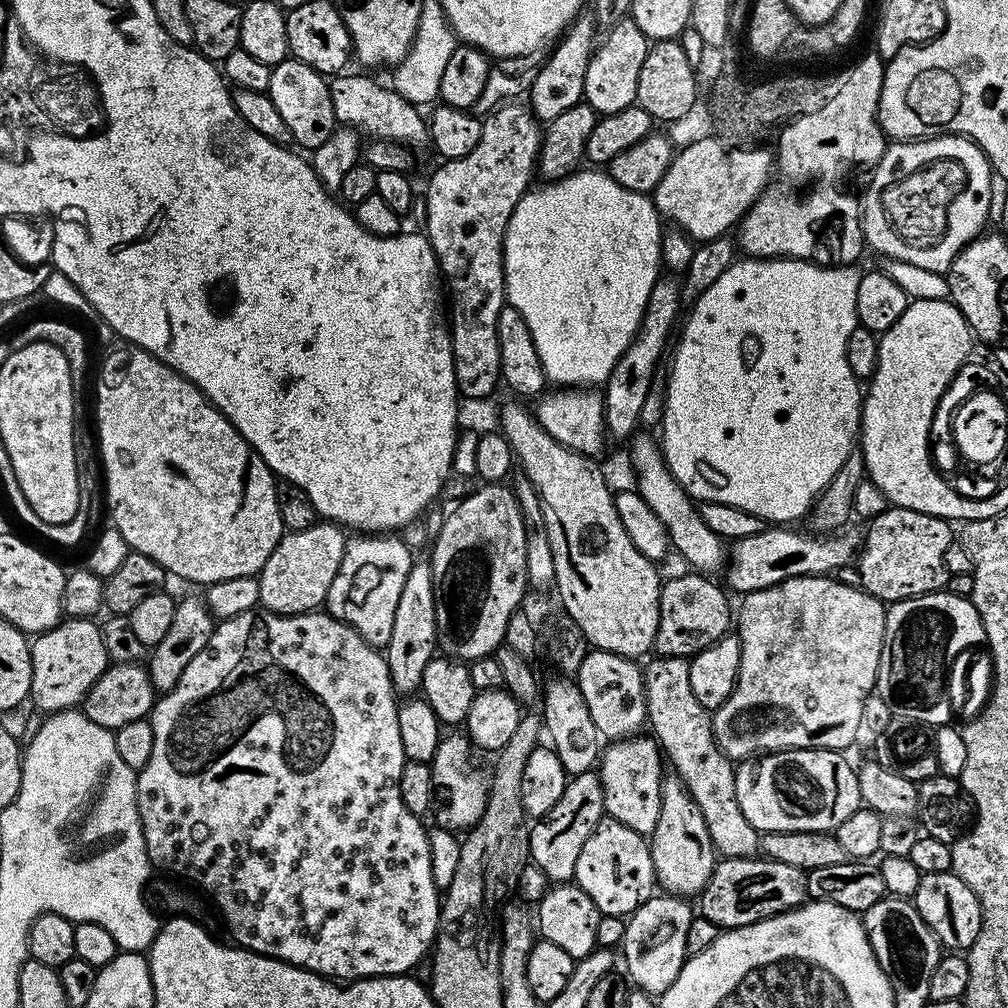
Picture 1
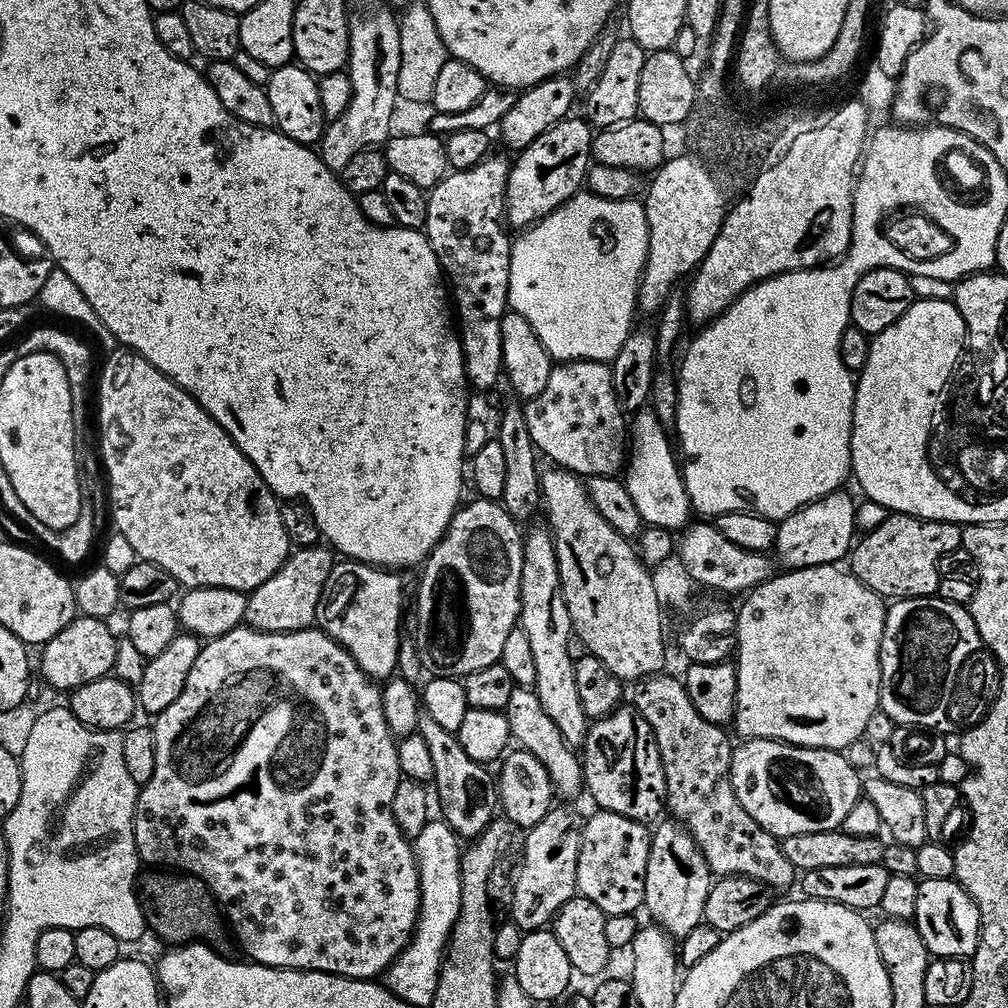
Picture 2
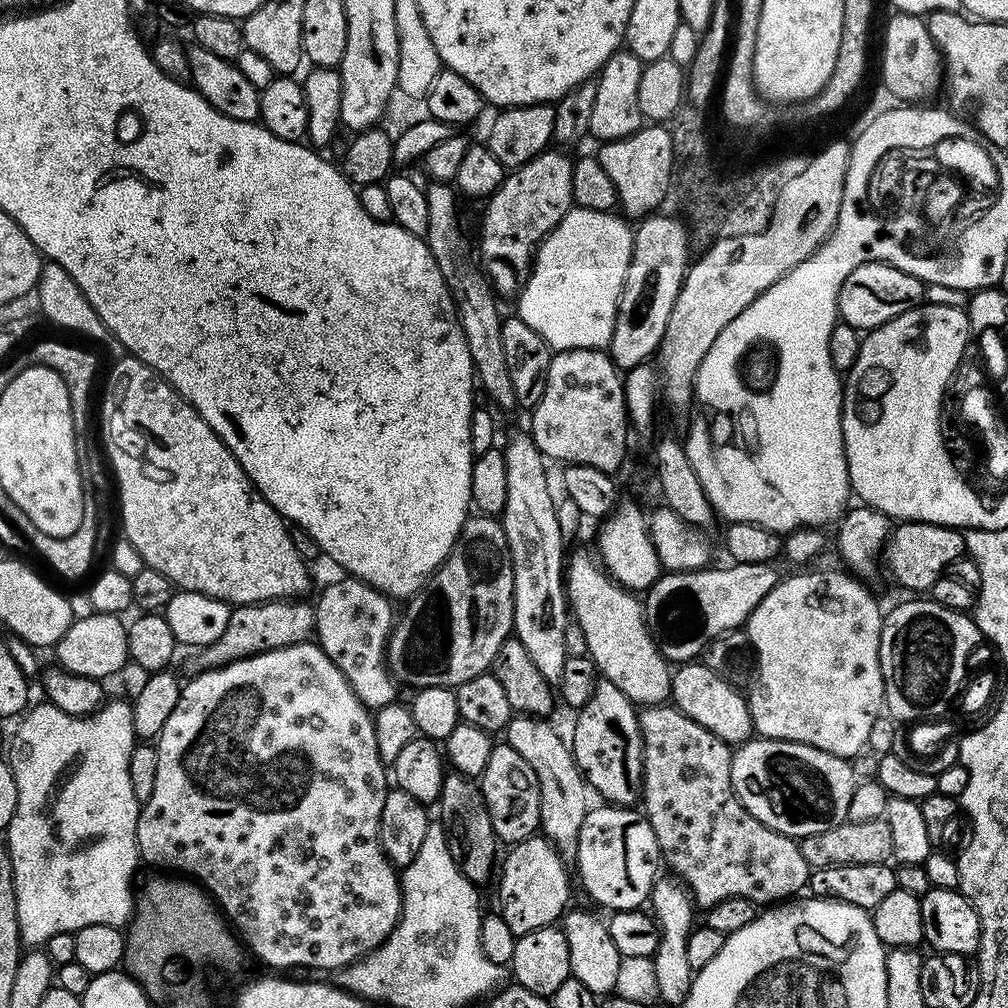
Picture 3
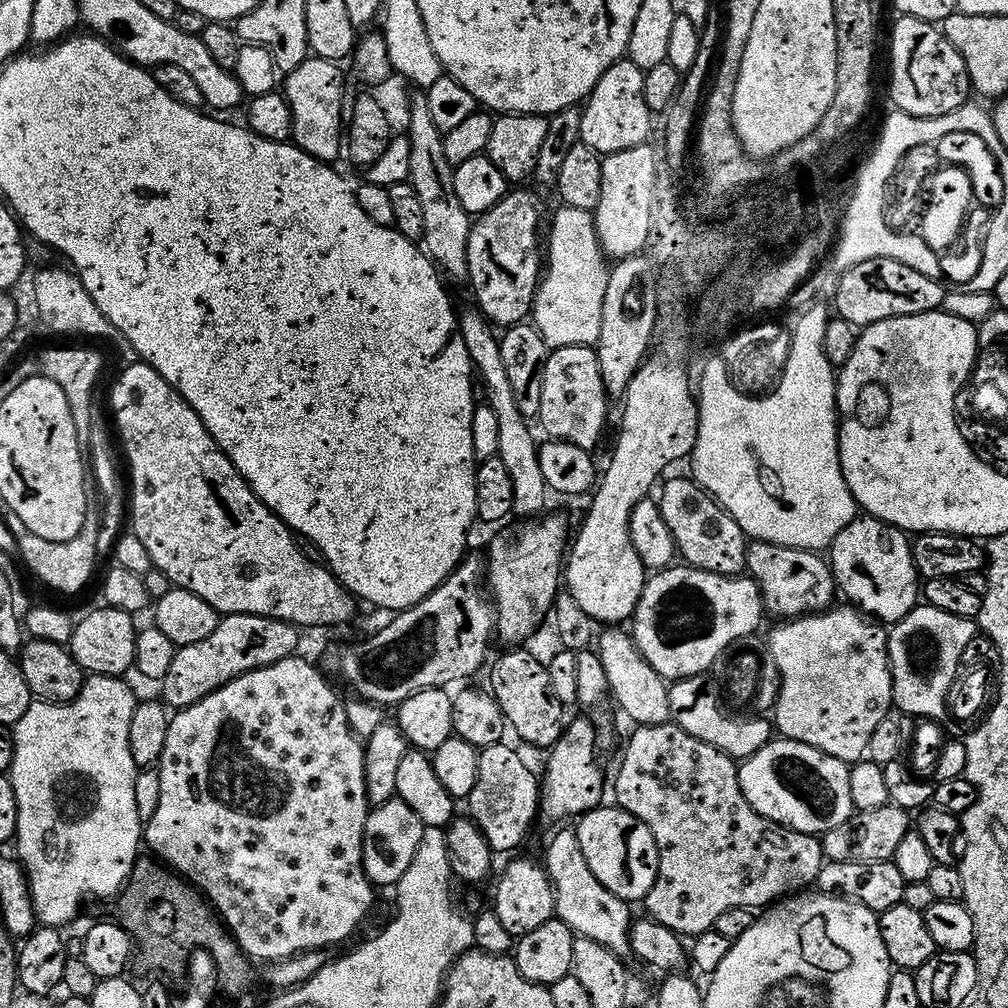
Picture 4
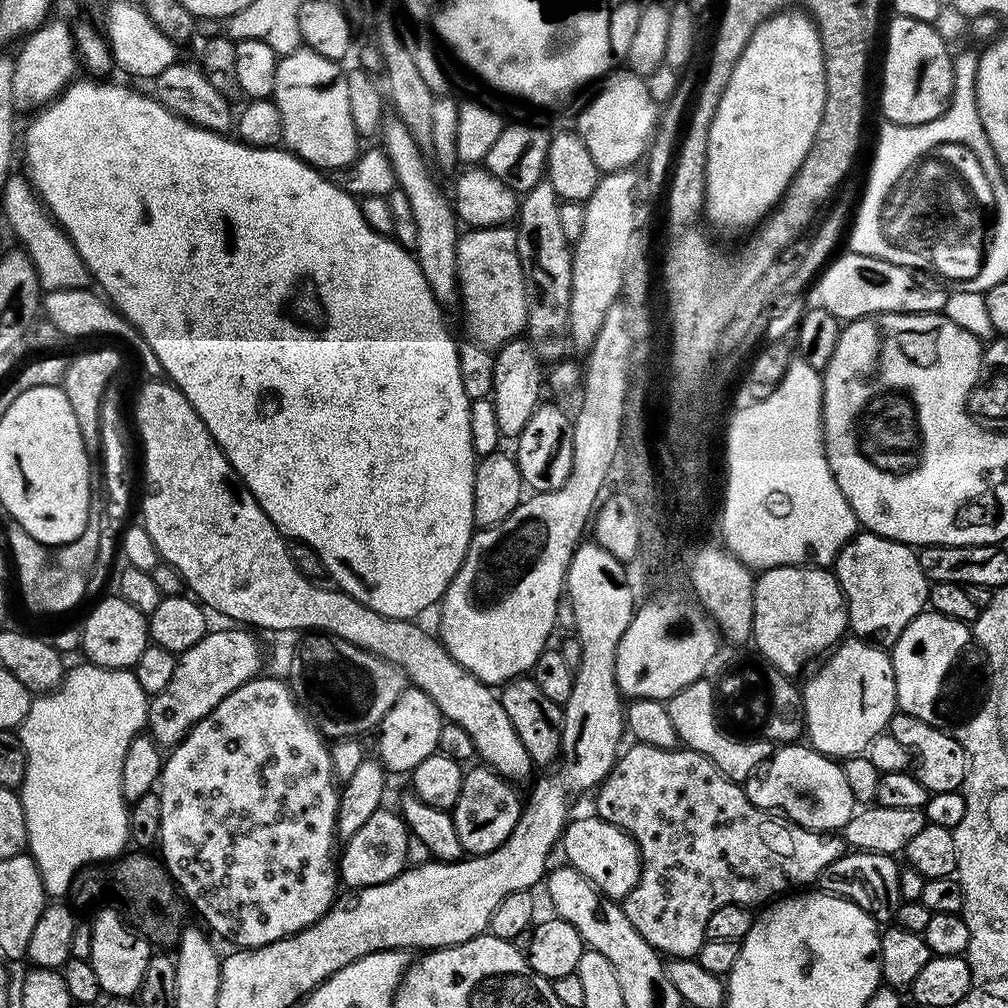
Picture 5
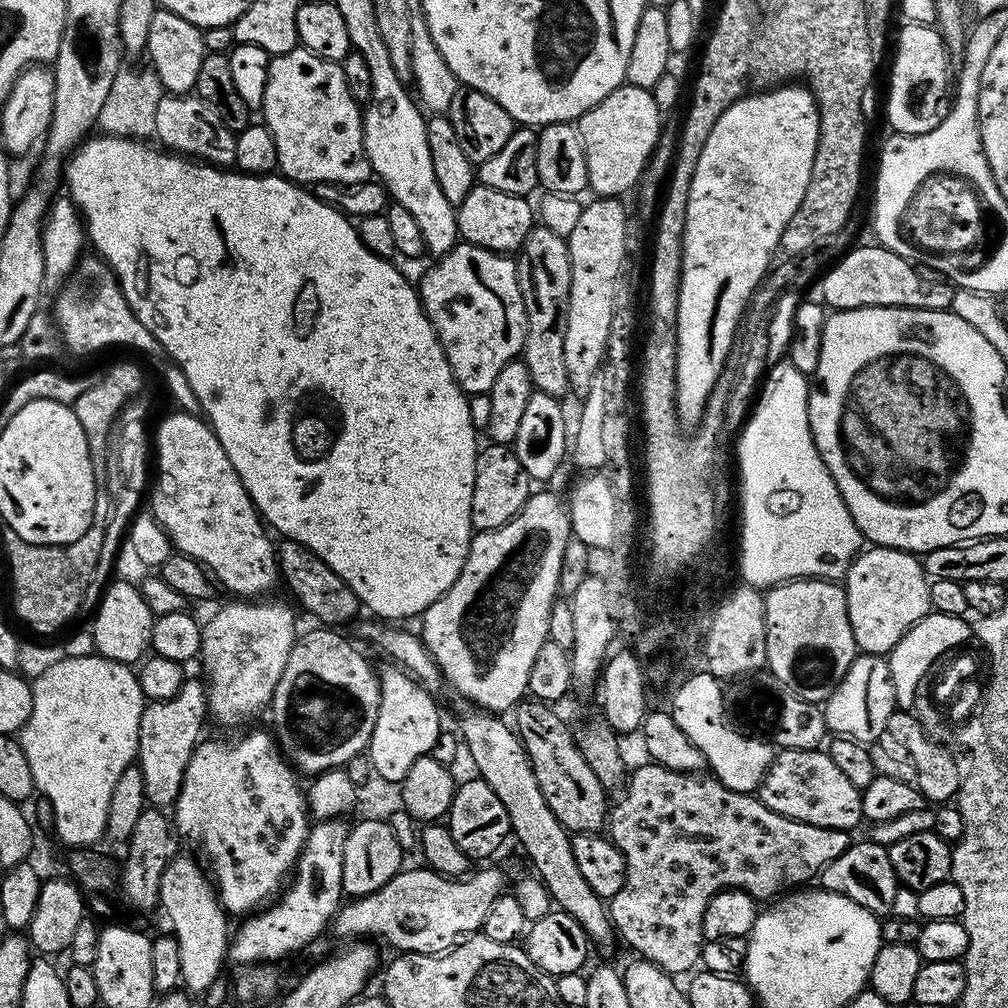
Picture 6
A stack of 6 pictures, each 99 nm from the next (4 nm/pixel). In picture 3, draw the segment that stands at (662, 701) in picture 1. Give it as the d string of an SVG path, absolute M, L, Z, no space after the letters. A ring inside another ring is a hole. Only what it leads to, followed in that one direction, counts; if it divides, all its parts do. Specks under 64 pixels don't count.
M668 702L641 707L638 715L640 717L640 733L644 735L642 812L647 816L650 825L654 828L654 834L657 835L661 857L666 861L667 866L669 864L677 873L672 872L690 889L693 901L704 910L714 907L718 902L726 902L726 898L746 898L747 900L753 900L758 906L772 906L777 902L787 901L789 898L803 893L800 891L803 888L805 891L806 885L809 883L810 867L806 858L803 857L799 843L793 837L758 822L758 818L754 818L754 814L750 814L750 810L746 810L746 806L742 806L740 800L733 799L734 793L732 779L730 778L733 749L730 745L722 738L710 734L710 730L706 730L706 726L698 726L698 722L694 722L694 718L686 718L686 714L682 714L682 710L678 710Z

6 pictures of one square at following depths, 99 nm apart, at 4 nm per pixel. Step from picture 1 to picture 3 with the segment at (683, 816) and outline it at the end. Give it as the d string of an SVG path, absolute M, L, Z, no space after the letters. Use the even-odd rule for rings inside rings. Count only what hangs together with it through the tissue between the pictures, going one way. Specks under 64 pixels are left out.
M659 877L654 883L650 897L650 906L652 904L653 908L651 908L651 911L661 934L659 946L652 959L656 971L655 995L659 999L664 999L668 1004L680 1006L688 997L694 975L694 969L690 966L690 962L687 961L686 942L694 927L695 921L693 920L696 906L689 889L681 881L673 877L670 878Z

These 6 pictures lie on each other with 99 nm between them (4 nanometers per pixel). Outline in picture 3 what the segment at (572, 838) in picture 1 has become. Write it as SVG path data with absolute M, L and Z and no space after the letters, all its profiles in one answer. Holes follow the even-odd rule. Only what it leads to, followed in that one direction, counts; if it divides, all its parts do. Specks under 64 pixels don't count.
M537 834L526 838L522 842L511 845L507 849L508 857L498 868L498 878L500 874L500 907L498 913L513 931L515 937L522 934L530 934L530 930L542 930L551 928L563 917L569 907L568 899L572 896L572 884L568 881L568 868L565 857L560 855L560 851L552 845L552 841L543 835Z

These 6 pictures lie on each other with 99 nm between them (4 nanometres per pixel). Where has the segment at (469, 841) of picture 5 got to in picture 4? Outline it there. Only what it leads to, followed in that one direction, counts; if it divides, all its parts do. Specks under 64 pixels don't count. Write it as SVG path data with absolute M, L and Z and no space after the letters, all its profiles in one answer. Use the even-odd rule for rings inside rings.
M501 742L479 749L478 778L474 790L466 798L467 815L485 836L493 853L508 852L524 840L538 816L538 776L524 765L524 760L508 745Z

